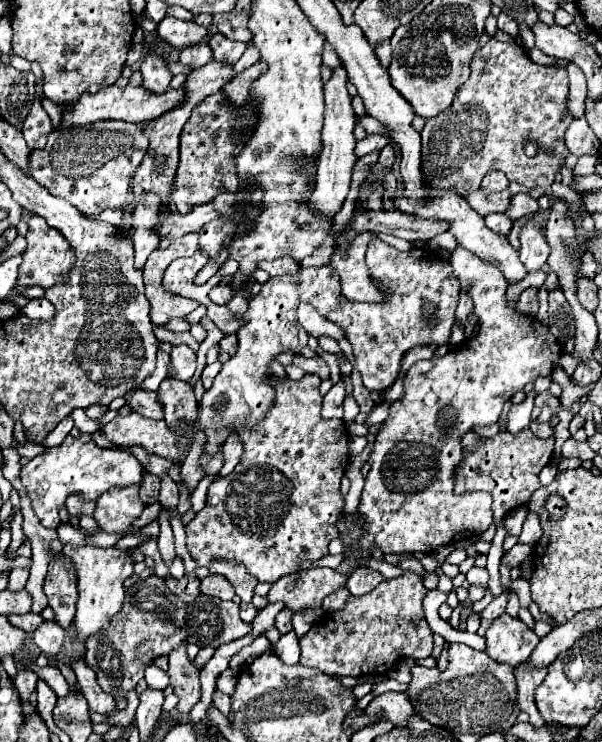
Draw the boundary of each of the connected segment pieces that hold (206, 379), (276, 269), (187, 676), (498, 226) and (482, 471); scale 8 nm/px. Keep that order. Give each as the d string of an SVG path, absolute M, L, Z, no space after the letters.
M214 362L214 364L208 364L204 370L202 370L202 382L204 382L204 388L210 388L212 386L212 380L214 376L220 372L222 364L220 362Z
M282 258L282 260L274 260L274 262L262 262L260 270L266 270L272 278L276 276L284 276L284 274L296 274L300 270L298 264L294 264L294 260L290 258Z
M182 644L178 650L174 650L170 656L170 684L174 688L174 694L178 696L176 710L180 714L188 714L190 708L200 700L200 682L198 674L200 670L194 668L194 664L186 656L186 646Z
M504 213L489 214L484 217L484 221L488 228L504 236L507 236L513 227L513 221Z
M530 428L520 430L518 434L502 432L494 438L486 438L484 446L478 446L476 450L464 448L464 460L458 466L456 472L456 492L476 492L476 490L488 490L494 498L492 512L496 526L504 520L506 514L526 504L530 494L540 486L538 474L540 470L552 460L554 452L554 440L542 440L532 434Z

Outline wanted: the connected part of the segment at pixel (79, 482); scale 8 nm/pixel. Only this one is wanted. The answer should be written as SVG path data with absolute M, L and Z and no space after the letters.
M66 436L66 442L54 448L46 448L44 454L32 458L20 472L22 486L32 502L32 510L36 512L40 524L44 528L58 528L60 516L58 510L66 504L66 498L78 494L80 500L96 500L102 492L114 486L136 484L142 480L140 462L122 448L100 448L94 442L82 442Z

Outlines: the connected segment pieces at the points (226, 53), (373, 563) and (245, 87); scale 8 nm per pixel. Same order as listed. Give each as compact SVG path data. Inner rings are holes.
M214 34L210 40L208 40L212 52L214 52L214 60L218 62L226 62L226 64L234 64L240 60L240 56L244 54L246 50L246 44L244 42L236 42L236 40L230 40L226 38L224 34Z
M370 558L370 562L366 562L366 566L380 570L380 572L384 574L384 578L398 578L400 574L404 574L402 568L390 564L390 562L378 562L378 560L374 560L374 558Z
M254 64L248 70L244 70L242 74L238 74L234 80L230 80L224 88L222 94L226 96L226 100L230 104L234 104L234 108L240 108L242 104L246 104L248 100L248 92L250 92L250 84L252 80L258 78L258 72L262 72L262 68L266 68L266 64Z

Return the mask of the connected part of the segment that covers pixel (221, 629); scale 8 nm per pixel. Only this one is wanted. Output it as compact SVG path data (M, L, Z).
M200 594L192 604L188 604L188 610L186 610L186 632L188 632L186 642L198 644L200 648L206 648L206 646L218 648L220 644L232 642L232 640L242 638L244 634L248 634L250 632L250 624L240 618L238 604L228 602L228 600L220 600L216 596Z

